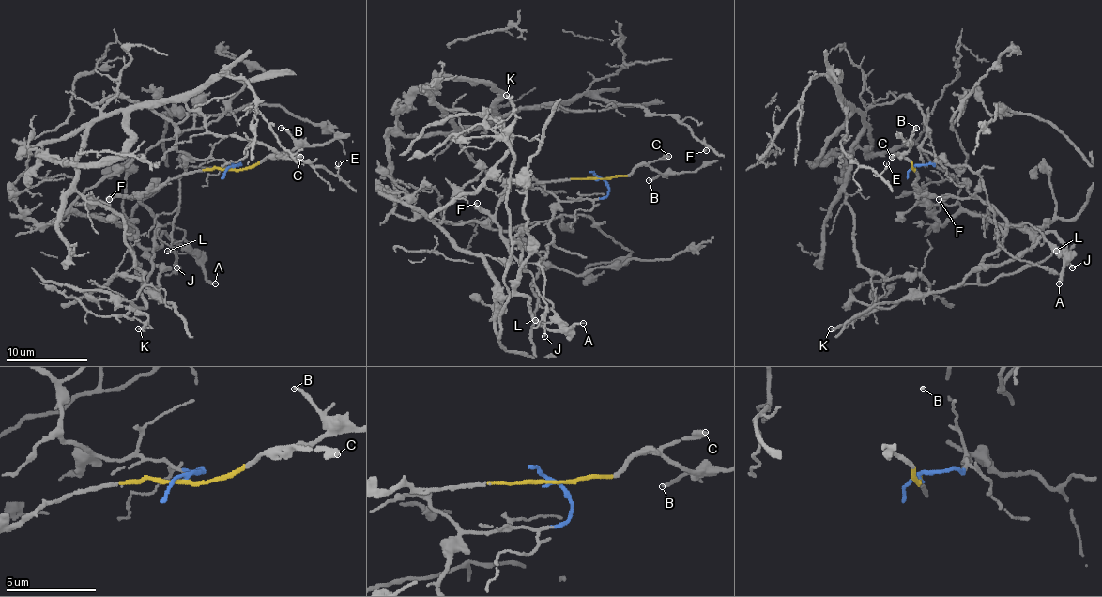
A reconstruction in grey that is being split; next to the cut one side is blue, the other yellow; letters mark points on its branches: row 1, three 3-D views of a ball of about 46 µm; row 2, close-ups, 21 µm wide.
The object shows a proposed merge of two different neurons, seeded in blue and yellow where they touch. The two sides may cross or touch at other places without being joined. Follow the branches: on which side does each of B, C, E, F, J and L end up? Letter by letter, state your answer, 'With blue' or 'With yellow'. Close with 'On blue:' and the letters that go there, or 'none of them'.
B: With yellow
C: With yellow
E: With blue
F: With yellow
J: With yellow
L: With yellow
On blue: E

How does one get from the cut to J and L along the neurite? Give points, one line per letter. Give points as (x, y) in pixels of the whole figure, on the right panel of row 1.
J: (913, 170), (918, 190), (989, 202), (1007, 224), (1028, 222), (1042, 233), (1072, 267)
L: (913, 170), (918, 190), (989, 202), (1007, 224), (1028, 222), (1042, 233), (1056, 252)

